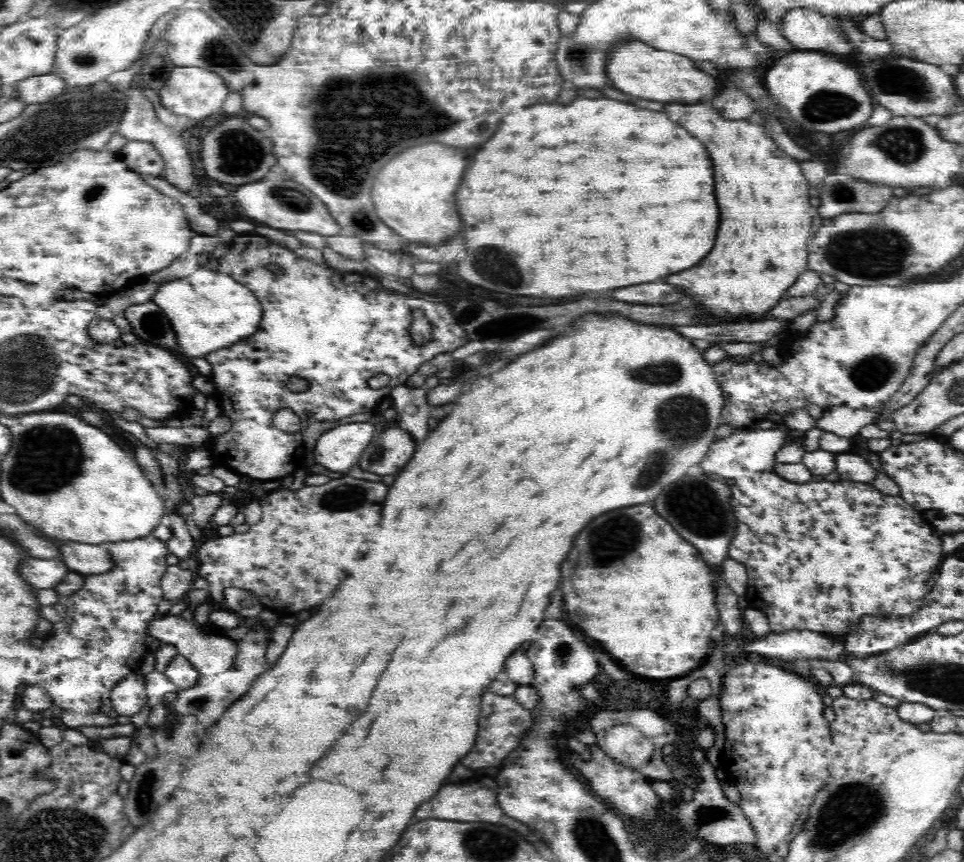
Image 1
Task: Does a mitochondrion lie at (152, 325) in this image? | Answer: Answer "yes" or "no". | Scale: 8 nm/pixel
no

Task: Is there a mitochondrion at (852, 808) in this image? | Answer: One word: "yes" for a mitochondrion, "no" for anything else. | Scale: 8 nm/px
yes

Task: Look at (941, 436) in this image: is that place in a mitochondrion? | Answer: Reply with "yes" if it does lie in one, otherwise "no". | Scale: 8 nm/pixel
no

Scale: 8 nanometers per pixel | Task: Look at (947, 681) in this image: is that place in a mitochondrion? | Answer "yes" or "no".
yes

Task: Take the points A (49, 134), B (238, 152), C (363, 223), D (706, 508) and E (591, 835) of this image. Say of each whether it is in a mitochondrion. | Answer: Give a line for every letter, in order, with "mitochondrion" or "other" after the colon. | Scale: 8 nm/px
A: mitochondrion
B: mitochondrion
C: mitochondrion
D: mitochondrion
E: mitochondrion

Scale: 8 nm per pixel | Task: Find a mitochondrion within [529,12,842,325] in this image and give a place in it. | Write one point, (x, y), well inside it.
(577, 58)

